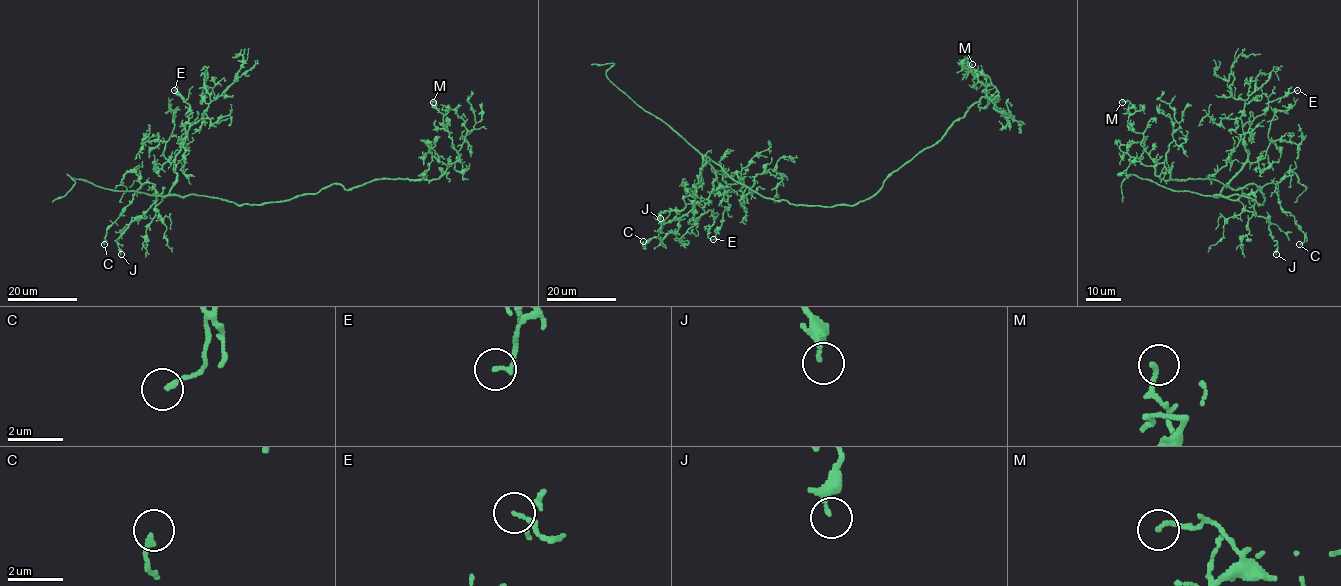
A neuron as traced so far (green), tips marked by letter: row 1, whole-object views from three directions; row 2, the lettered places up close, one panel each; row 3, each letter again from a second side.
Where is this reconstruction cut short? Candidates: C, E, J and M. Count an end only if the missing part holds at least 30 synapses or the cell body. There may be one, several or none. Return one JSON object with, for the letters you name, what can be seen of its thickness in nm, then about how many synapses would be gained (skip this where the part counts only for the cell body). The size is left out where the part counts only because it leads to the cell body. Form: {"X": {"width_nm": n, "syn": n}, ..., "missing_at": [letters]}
{"missing_at": []}

